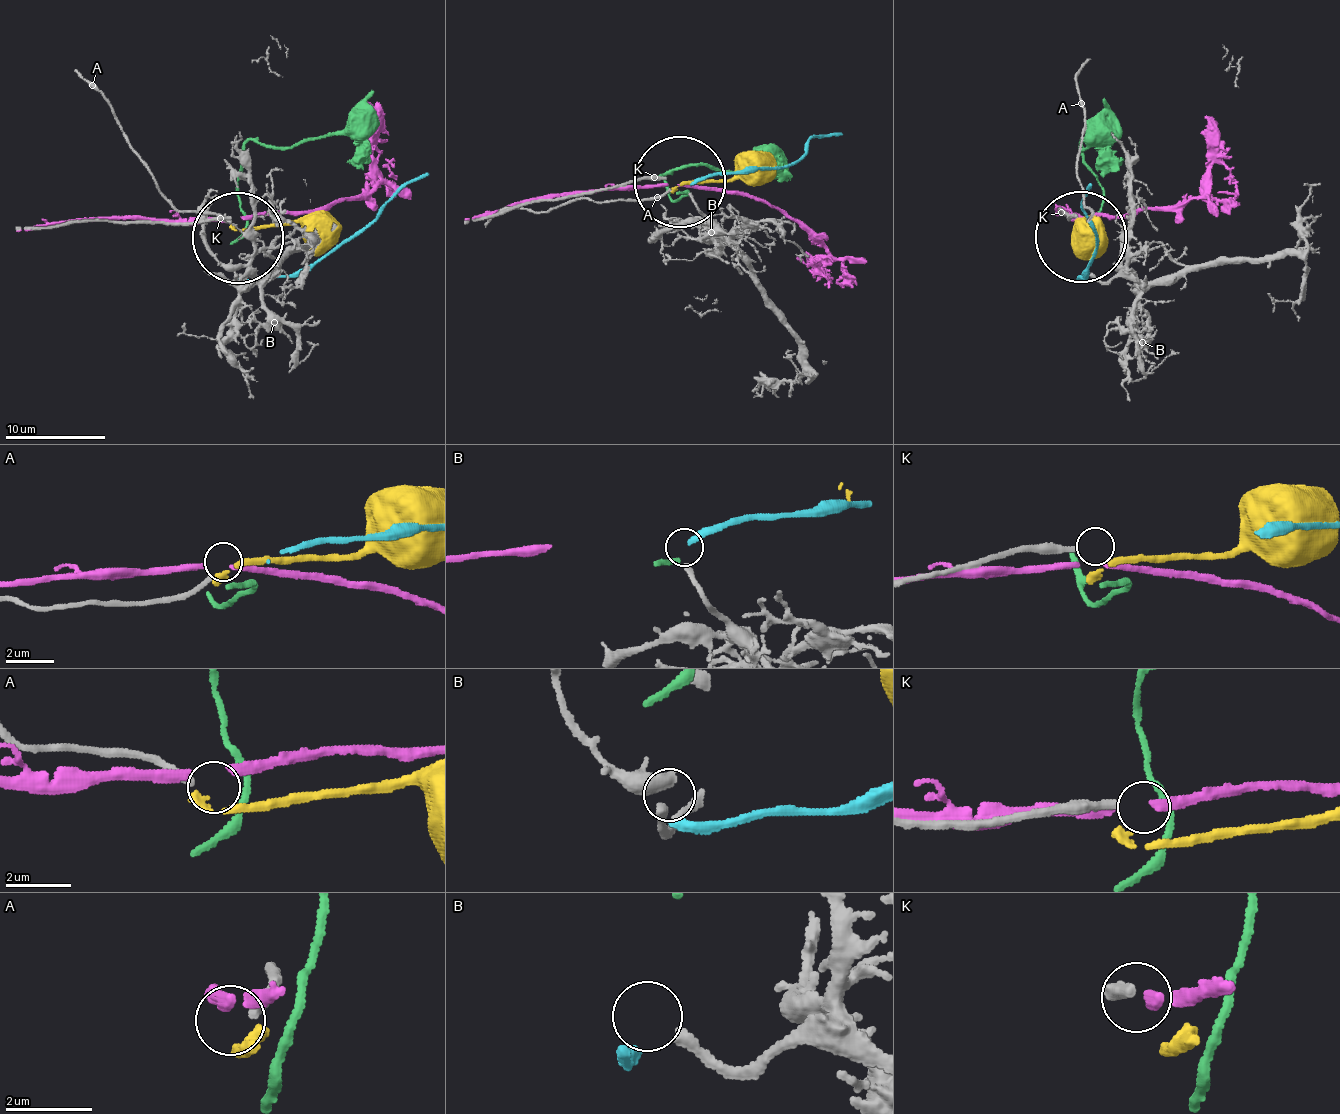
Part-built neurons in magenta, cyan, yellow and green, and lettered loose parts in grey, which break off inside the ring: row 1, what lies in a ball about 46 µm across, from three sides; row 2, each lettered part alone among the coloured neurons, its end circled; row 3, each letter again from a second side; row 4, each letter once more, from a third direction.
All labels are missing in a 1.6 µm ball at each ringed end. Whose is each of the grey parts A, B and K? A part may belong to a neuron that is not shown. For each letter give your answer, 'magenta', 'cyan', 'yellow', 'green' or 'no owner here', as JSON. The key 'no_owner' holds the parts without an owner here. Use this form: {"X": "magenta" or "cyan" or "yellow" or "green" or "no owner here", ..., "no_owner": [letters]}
{"A": "no owner here", "B": "cyan", "K": "no owner here", "no_owner": ["A", "K"]}

